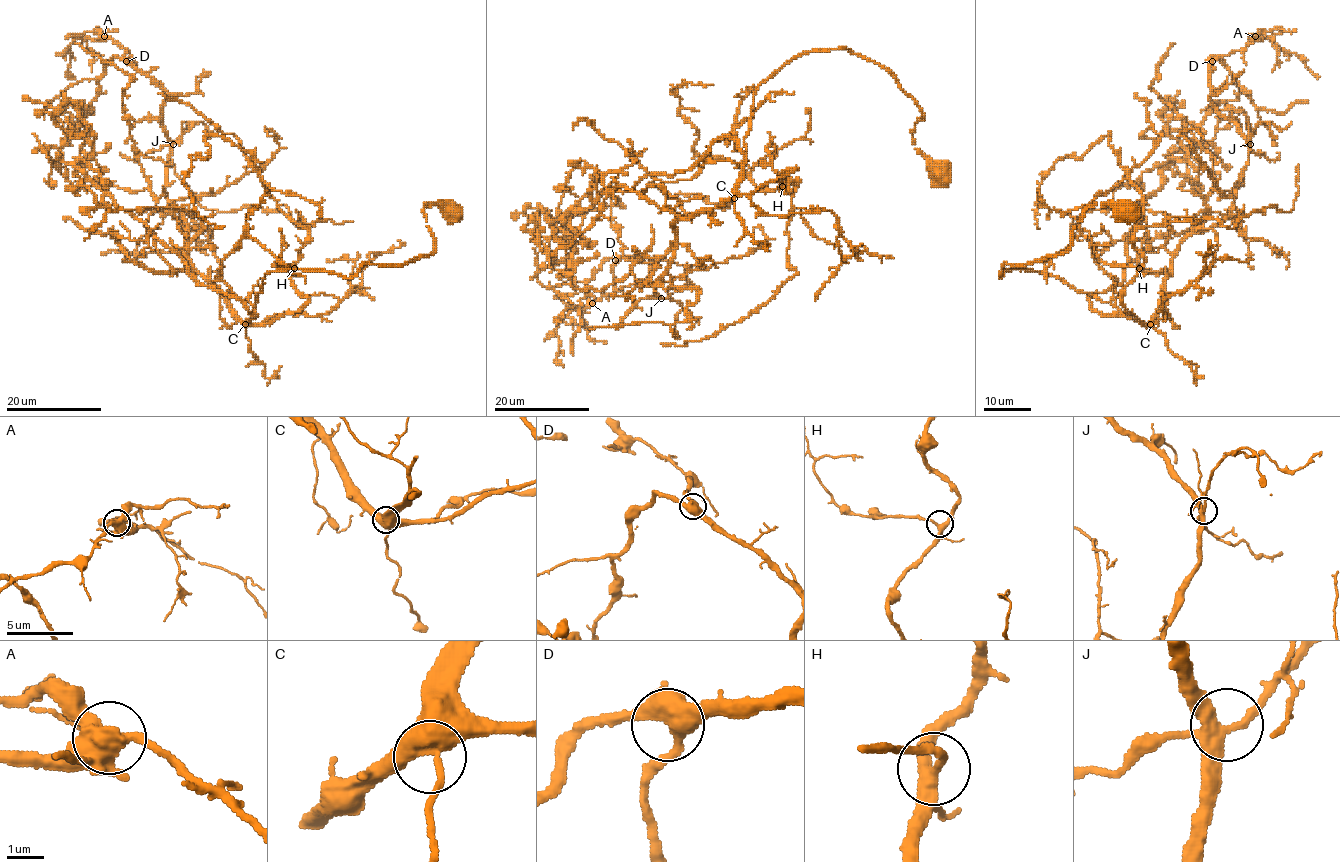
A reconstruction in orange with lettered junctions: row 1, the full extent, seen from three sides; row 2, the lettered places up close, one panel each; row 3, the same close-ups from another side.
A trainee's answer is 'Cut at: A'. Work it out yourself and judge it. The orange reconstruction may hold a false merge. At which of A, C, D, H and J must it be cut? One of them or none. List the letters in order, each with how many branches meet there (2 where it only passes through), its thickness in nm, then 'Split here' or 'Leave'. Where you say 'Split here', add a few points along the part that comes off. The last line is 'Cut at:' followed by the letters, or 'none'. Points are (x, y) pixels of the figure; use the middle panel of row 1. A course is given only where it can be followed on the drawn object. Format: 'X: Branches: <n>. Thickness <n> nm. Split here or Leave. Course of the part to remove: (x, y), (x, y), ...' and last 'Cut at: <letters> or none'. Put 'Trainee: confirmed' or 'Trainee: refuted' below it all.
A: Branches: 5. Thickness 460 nm. Split here. Course of the part to remove: (592, 302), (571, 309), (556, 330), (559, 345), (557, 359), (564, 366)
C: Branches: 3. Thickness 480 nm. Leave
D: Branches: 4. Thickness 480 nm. Leave
H: Branches: 4. Thickness 320 nm. Leave
J: Branches: 4. Thickness 320 nm. Leave
Cut at: A
Trainee: confirmed

